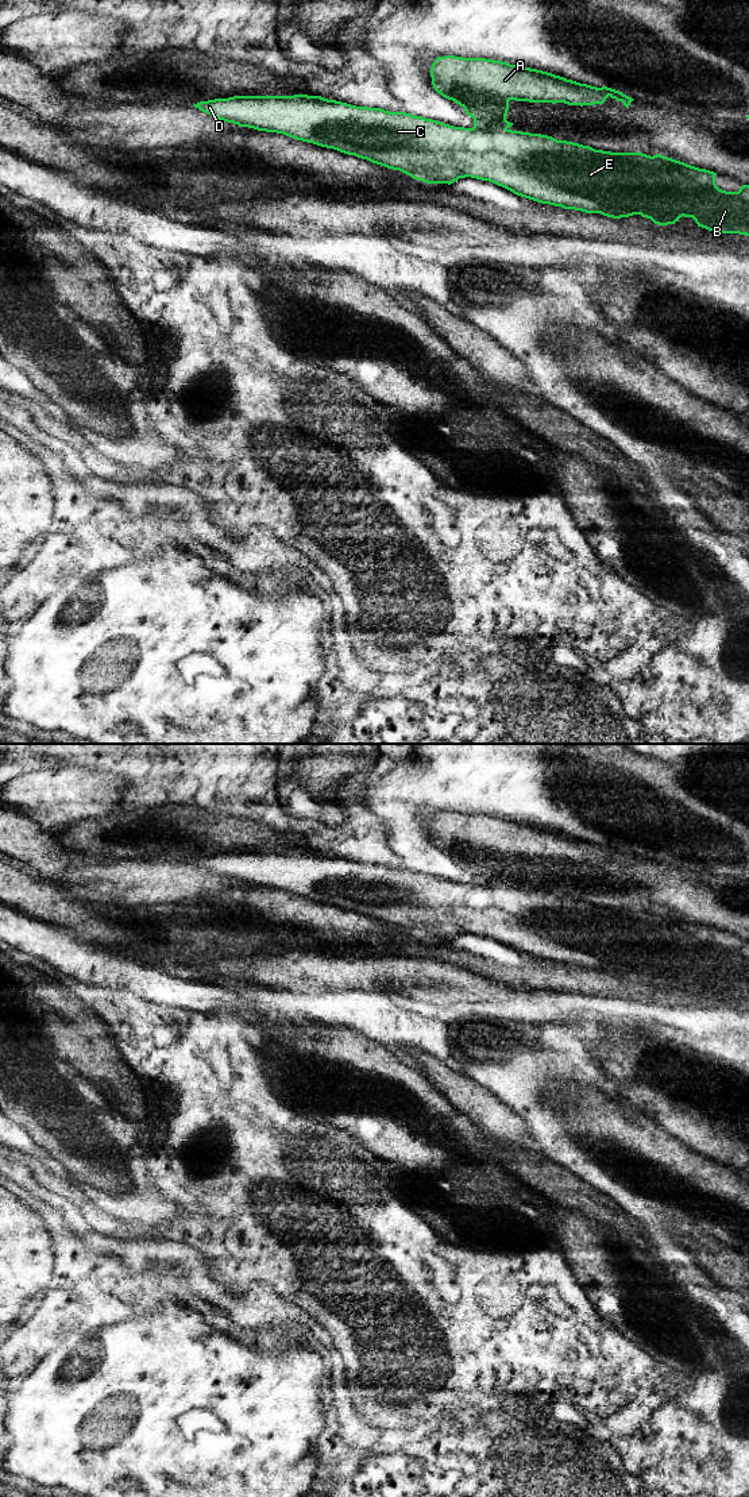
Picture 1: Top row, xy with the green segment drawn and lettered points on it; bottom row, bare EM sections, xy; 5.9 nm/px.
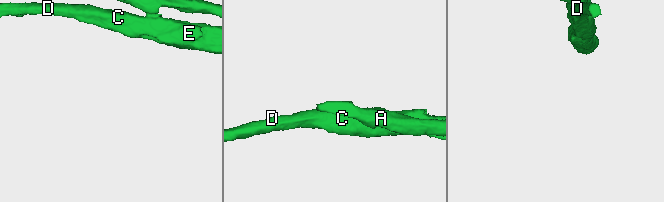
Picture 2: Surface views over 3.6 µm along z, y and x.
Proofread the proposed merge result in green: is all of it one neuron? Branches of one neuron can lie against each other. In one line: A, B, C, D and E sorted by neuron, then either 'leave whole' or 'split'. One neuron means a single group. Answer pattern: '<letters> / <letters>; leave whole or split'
A / B C D E; split

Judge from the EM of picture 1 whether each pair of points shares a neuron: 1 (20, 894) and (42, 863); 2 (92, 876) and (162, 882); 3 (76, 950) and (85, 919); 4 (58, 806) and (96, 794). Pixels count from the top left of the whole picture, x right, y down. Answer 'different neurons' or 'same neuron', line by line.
1: different neurons
2: same neuron
3: different neurons
4: same neuron

